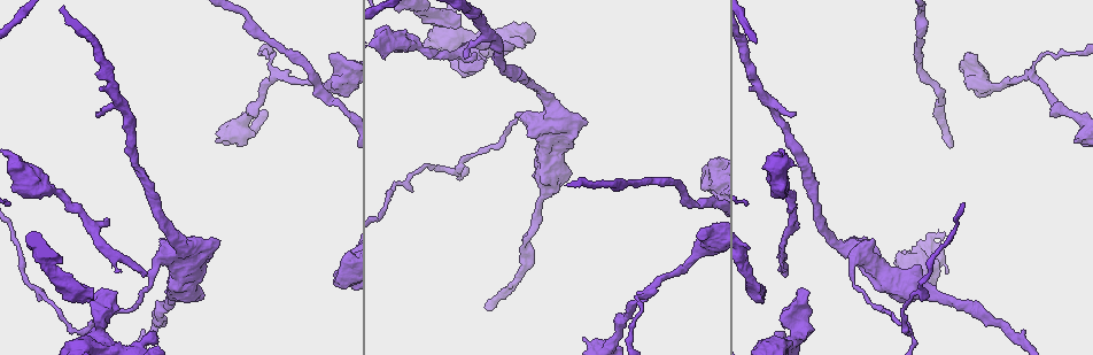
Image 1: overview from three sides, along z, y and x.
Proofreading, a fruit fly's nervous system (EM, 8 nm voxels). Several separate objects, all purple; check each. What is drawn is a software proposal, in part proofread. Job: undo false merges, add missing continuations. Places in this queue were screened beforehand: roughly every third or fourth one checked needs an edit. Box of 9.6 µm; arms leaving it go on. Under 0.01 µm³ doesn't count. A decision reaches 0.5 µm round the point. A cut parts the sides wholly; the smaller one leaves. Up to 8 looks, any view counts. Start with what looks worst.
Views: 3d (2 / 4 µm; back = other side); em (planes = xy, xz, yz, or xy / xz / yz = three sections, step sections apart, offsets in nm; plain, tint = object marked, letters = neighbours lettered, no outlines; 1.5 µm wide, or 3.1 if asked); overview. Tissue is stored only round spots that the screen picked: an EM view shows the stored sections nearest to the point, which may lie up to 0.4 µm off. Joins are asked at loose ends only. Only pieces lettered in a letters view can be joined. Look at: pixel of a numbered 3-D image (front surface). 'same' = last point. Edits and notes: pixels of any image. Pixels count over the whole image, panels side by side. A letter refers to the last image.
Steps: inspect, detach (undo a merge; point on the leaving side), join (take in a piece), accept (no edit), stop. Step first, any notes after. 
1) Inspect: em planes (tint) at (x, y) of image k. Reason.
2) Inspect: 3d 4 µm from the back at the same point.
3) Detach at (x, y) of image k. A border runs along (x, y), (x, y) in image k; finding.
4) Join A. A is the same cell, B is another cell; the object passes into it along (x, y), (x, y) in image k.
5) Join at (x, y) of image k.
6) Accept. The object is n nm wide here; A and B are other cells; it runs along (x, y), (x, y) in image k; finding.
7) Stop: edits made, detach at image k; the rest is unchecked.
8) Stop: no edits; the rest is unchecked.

Inspect: 3d 2 µm at (92, 299) of image 1. Branch stops here.

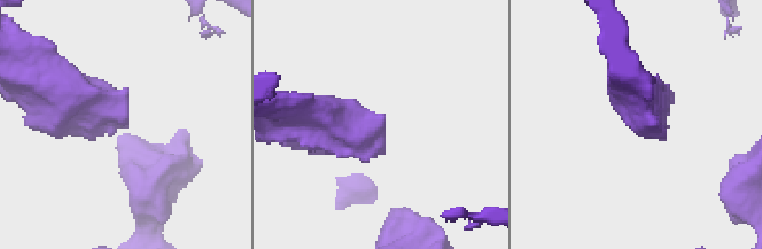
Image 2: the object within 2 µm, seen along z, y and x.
Inspect: em xz step 8 (tint) at (663, 128) of image 2.

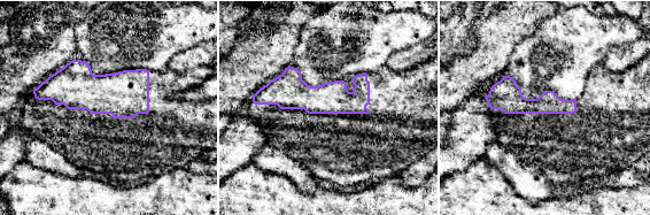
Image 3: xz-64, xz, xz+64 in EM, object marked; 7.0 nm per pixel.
Inspect: em planes (letters) at the same point. Another direction.

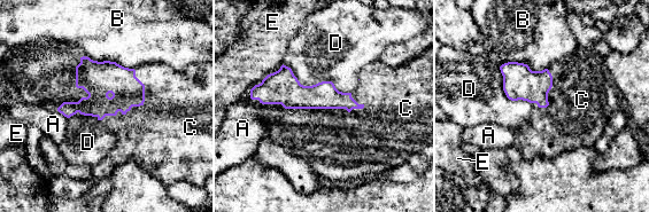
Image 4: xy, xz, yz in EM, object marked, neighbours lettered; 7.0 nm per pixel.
Join at (325, 138) of image 4. The object is 190 nm wide here; C is the same cell, A, B, D and E are other cells; the neuron continues.

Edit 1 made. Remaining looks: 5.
Inspect: overview. Redraw.

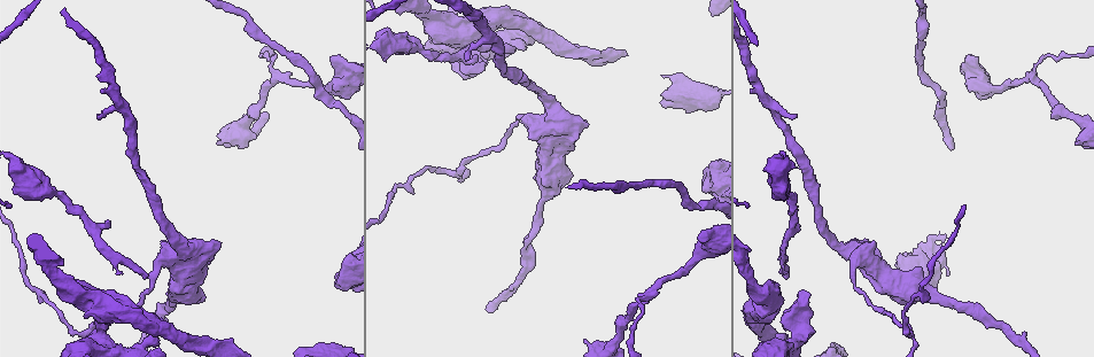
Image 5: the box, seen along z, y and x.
Inspect: em planes (letters) at (912, 329) of image 5. A fork.

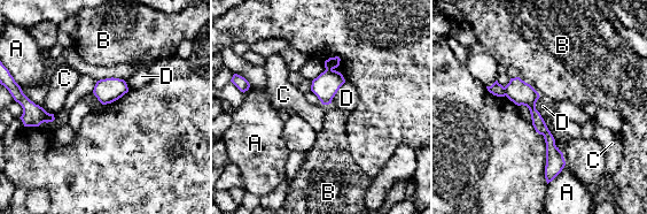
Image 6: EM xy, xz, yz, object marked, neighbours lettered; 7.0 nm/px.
Detach at (517, 91) of image 6. A, B, C and D are other cells; the part that leaves runs along (513, 81), (548, 137), (552, 174) in image 6; a second neuron is stuck on.

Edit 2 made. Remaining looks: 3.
Stop: edits made, join at image 4, detach at image 6; the rest is unchecked.

